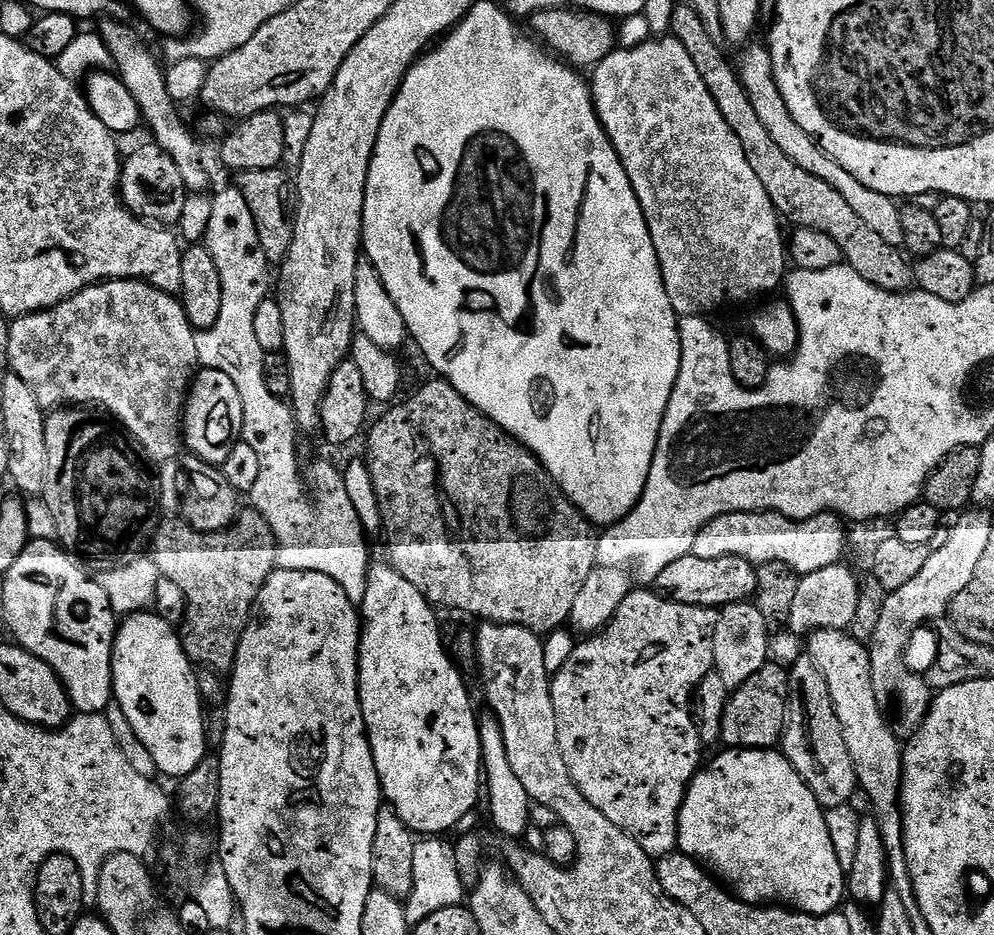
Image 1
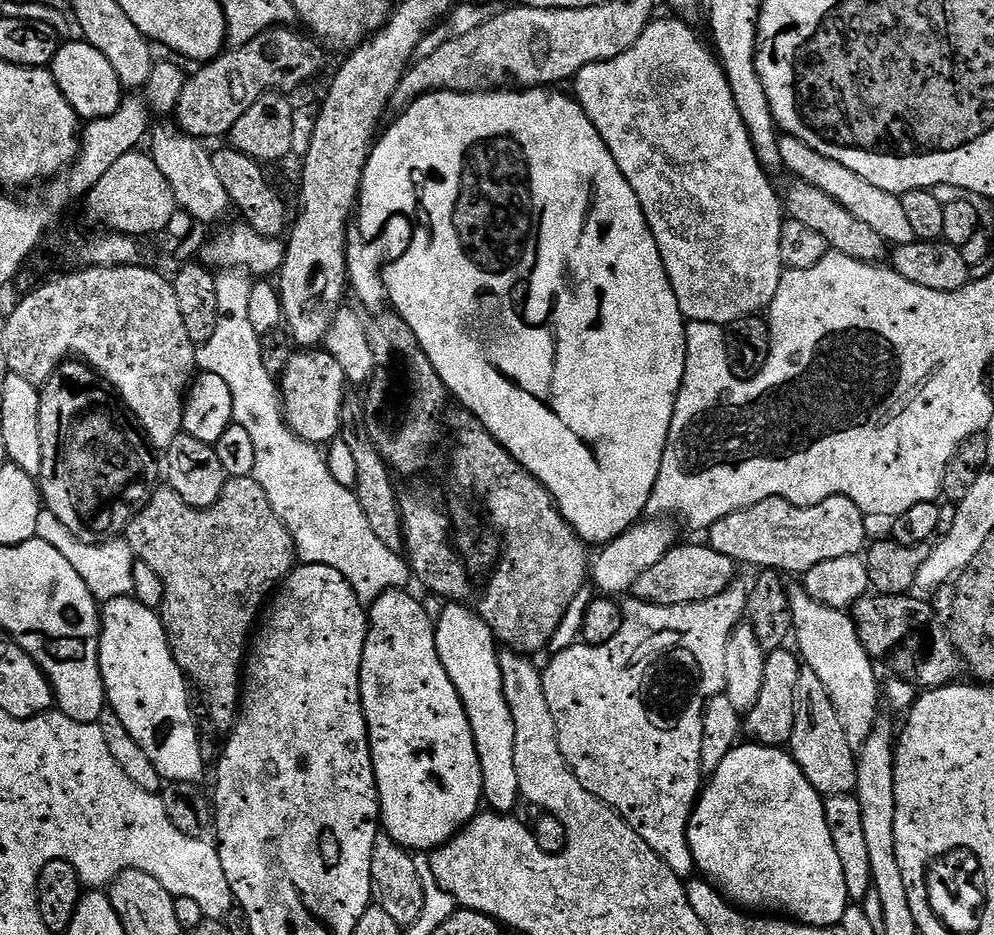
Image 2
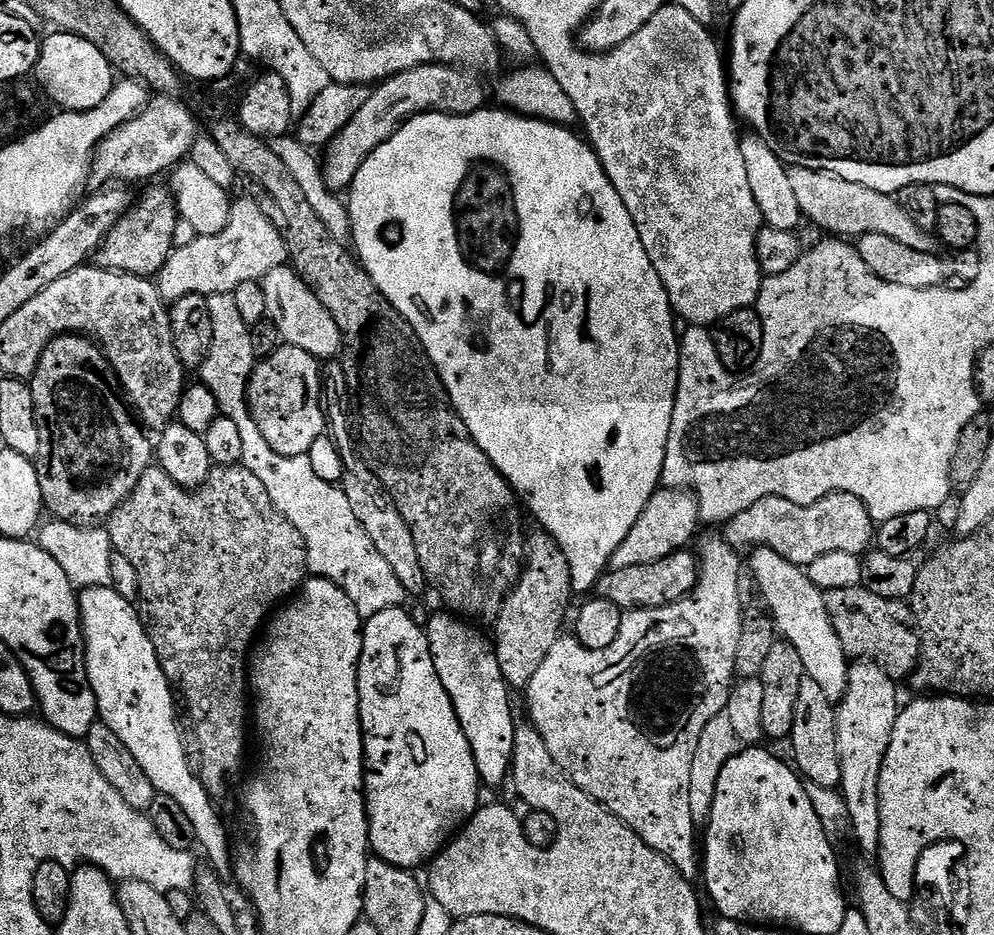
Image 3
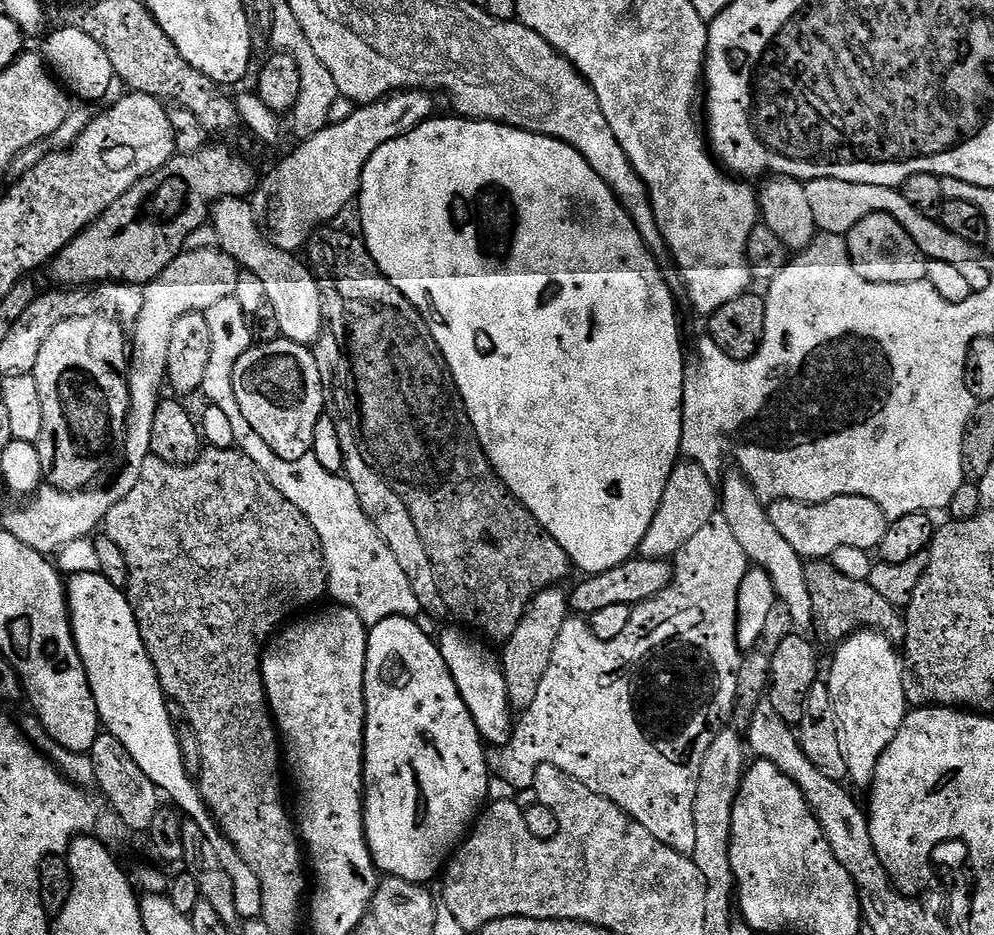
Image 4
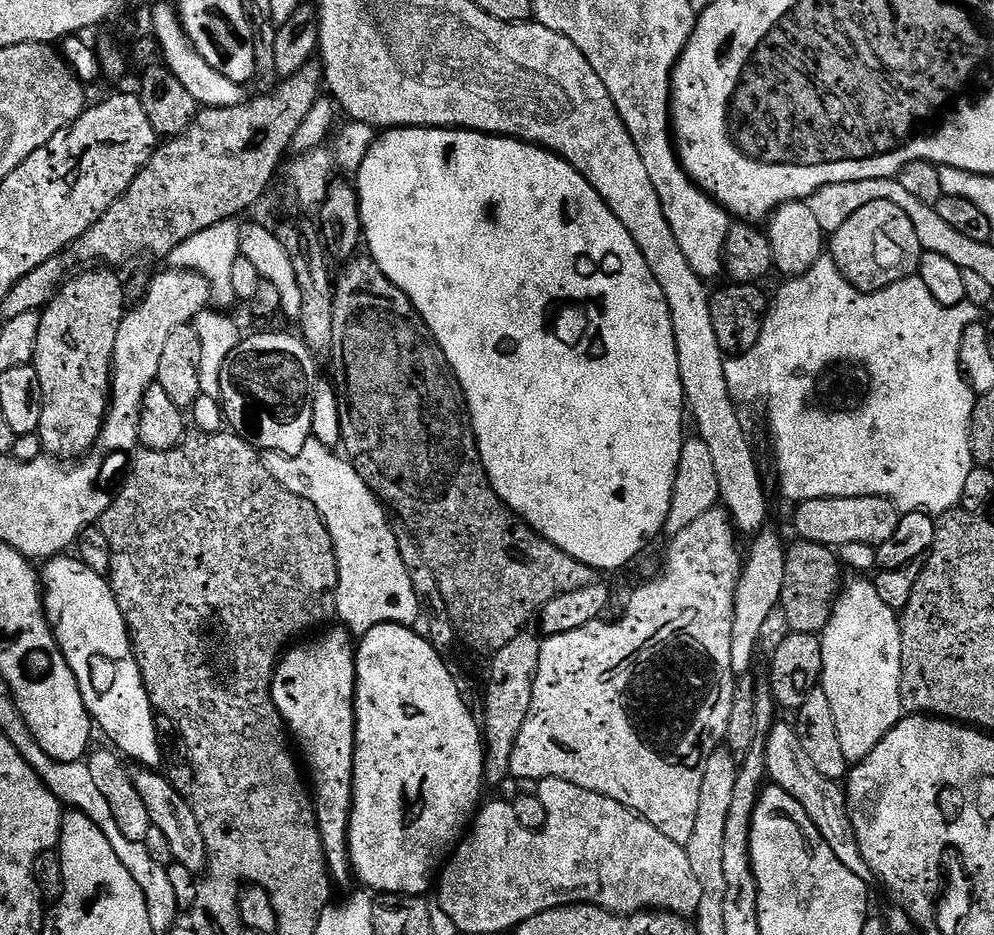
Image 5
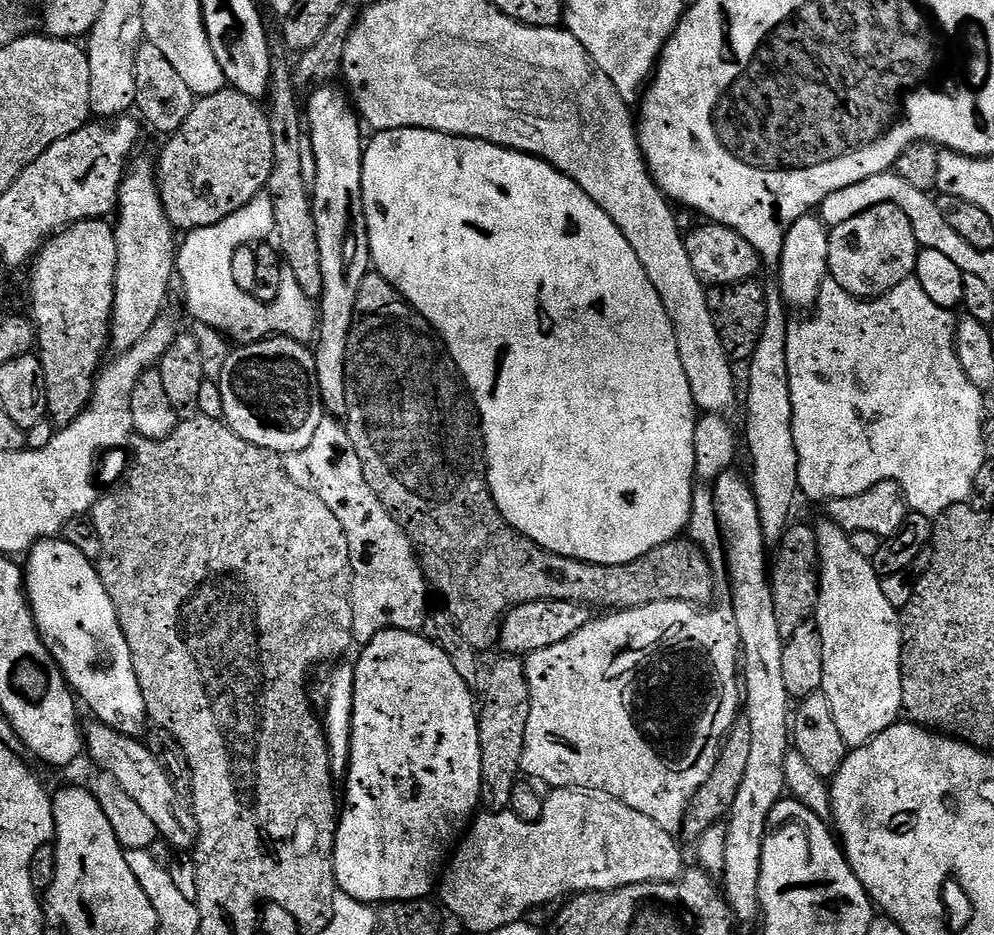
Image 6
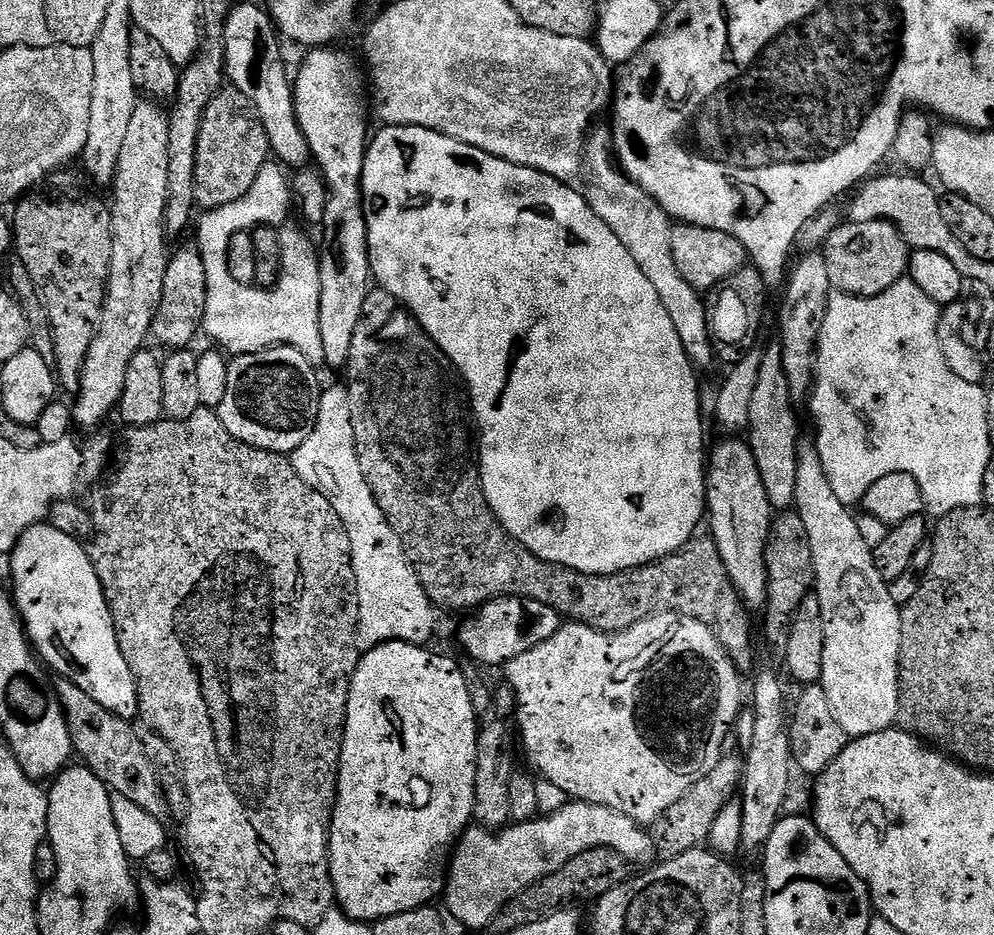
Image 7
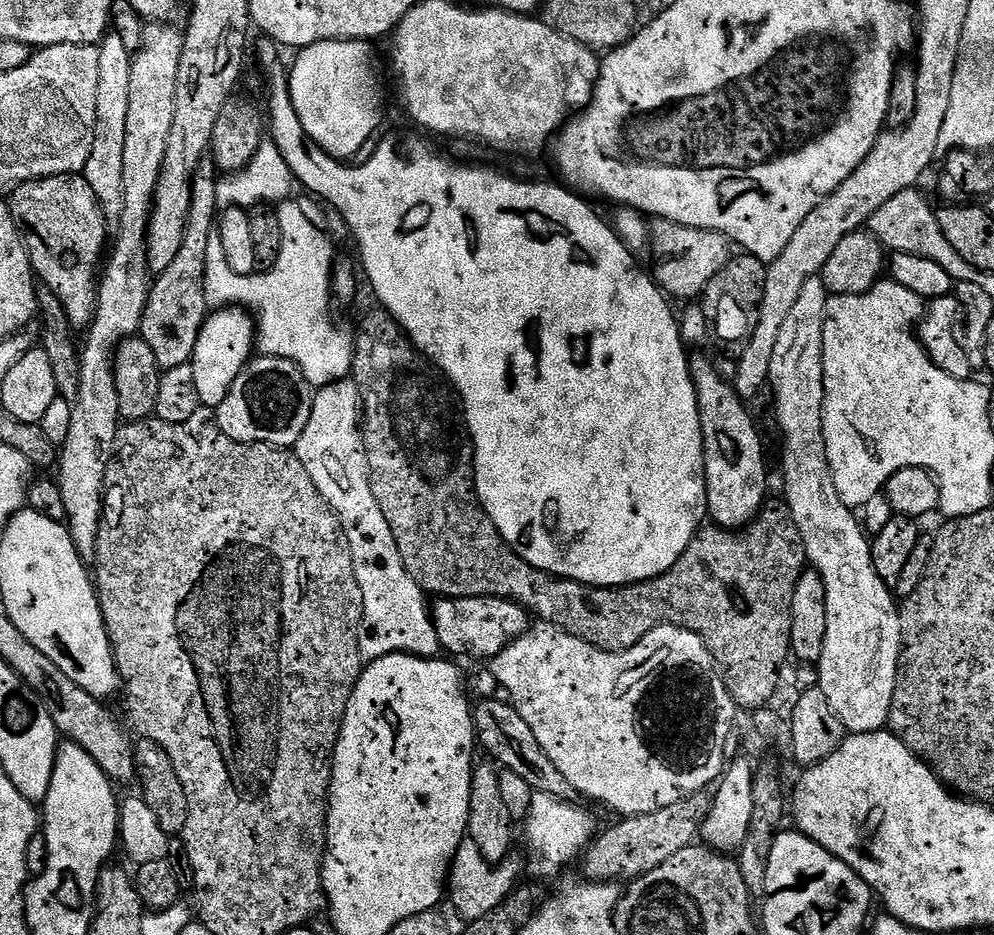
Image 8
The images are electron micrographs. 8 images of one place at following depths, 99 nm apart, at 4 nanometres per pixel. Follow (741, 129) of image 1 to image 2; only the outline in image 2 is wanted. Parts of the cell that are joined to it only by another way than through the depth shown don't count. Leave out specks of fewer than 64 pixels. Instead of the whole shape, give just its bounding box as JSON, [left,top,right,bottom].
[782,178,886,264]

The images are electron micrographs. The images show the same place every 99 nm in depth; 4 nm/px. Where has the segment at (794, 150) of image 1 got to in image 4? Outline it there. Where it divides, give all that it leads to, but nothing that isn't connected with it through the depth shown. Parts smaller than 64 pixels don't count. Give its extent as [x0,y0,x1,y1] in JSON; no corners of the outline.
[804,178,977,265]

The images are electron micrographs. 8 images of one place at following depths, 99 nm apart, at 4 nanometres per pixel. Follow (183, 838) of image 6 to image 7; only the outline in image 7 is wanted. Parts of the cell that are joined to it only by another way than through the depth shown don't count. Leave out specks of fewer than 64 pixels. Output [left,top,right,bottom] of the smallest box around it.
[54,679,168,821]

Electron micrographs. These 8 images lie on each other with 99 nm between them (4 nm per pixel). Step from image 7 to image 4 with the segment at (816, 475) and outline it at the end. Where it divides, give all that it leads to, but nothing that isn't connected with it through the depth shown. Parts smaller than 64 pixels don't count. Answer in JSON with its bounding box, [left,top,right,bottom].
[826,630,910,790]

